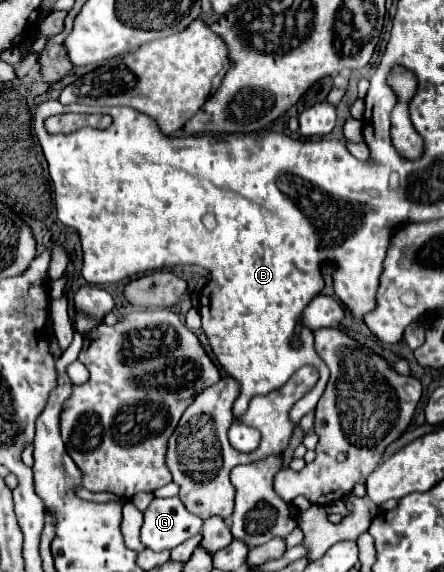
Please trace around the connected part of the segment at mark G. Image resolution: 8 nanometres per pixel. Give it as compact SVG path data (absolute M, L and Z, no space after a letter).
M178 497L154 499L144 511L142 543L152 551L174 549L202 529L202 519L190 515Z

